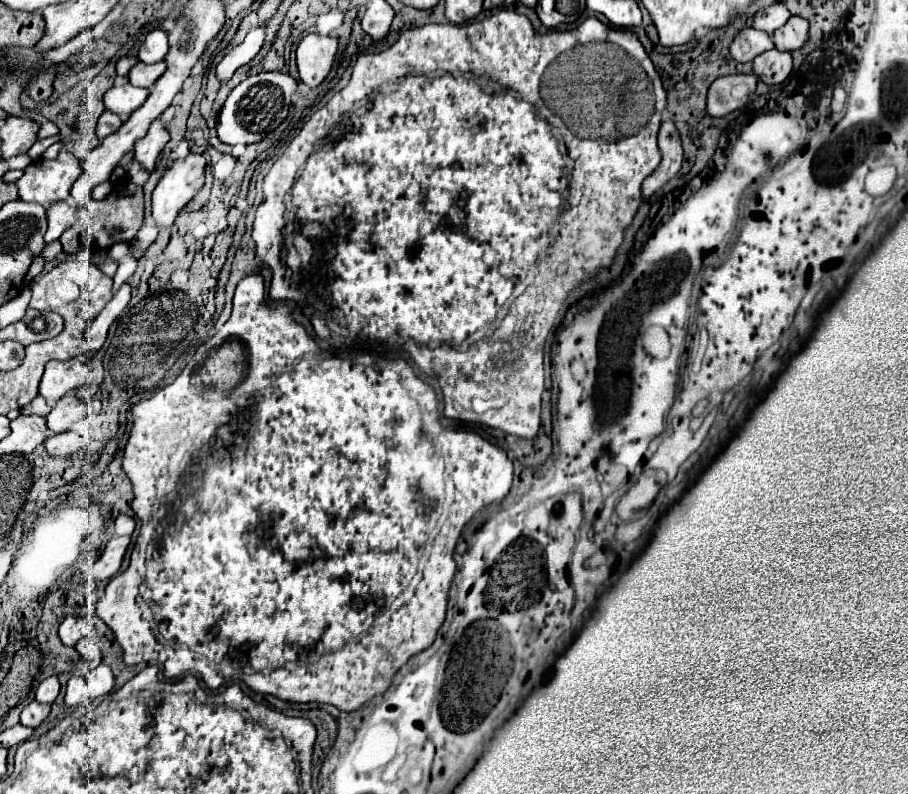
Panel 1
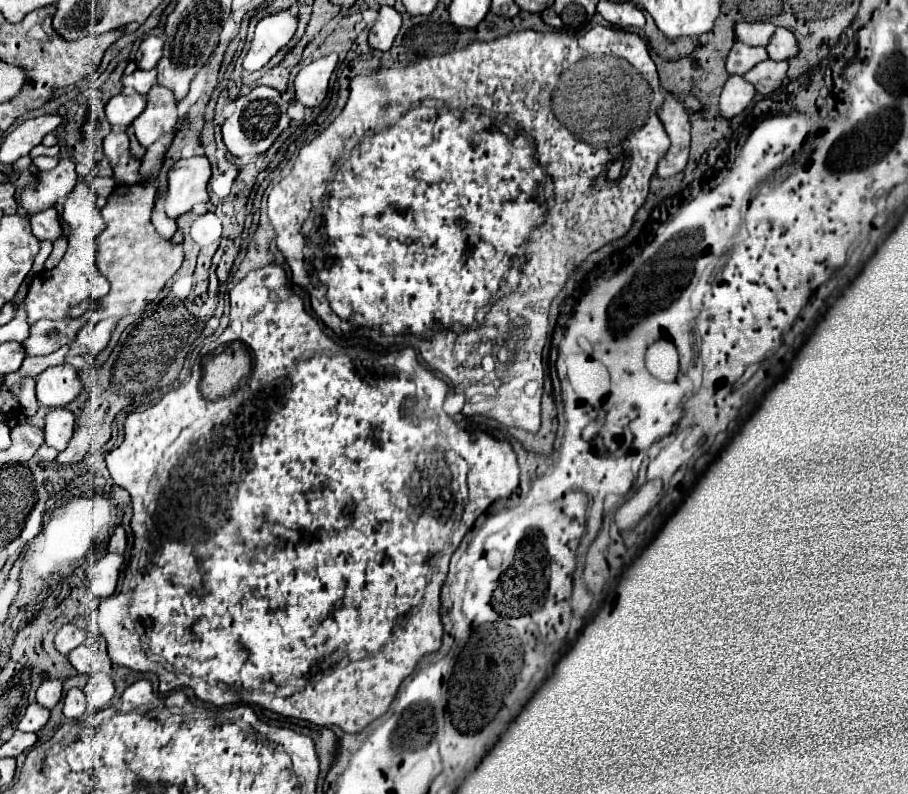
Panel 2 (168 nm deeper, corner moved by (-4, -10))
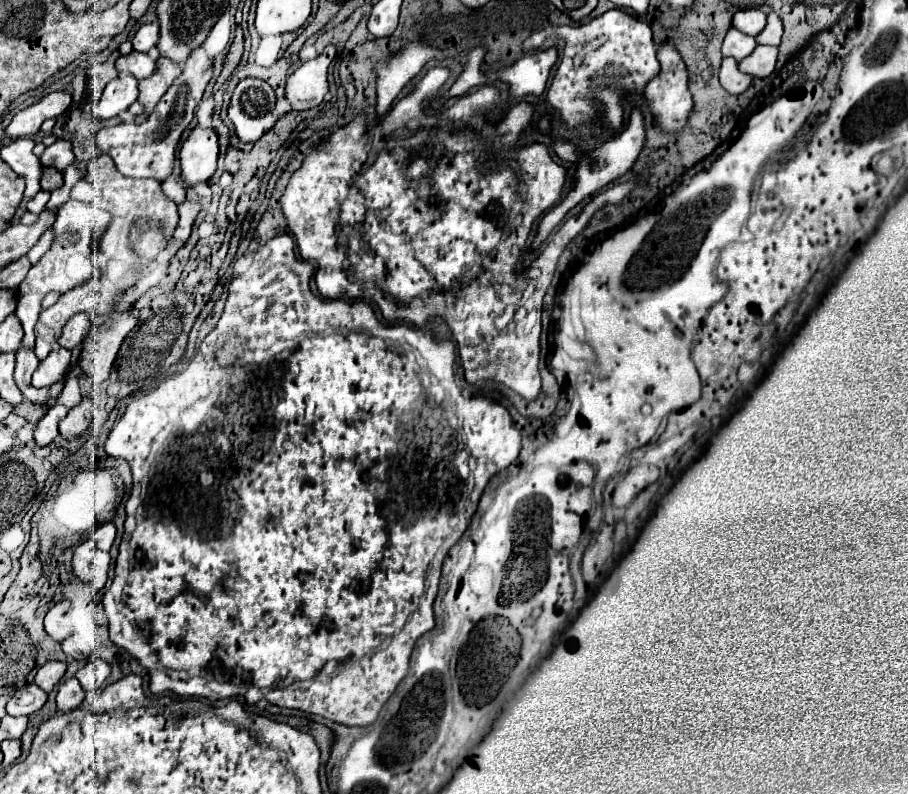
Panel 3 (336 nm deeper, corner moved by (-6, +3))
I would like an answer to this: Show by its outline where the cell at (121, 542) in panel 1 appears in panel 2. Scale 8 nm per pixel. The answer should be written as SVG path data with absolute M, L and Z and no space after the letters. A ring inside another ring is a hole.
M106 554L98 558L92 566L88 566L86 578L92 584L98 598L108 598L114 594L122 560L124 558L118 554Z

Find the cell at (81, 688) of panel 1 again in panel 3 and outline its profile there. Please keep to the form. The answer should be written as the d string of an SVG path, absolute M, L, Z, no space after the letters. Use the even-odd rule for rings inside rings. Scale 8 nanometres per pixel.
M76 677L66 679L56 695L56 705L60 711L74 711L78 707L82 707L84 701L84 689L80 685L80 681L76 681Z

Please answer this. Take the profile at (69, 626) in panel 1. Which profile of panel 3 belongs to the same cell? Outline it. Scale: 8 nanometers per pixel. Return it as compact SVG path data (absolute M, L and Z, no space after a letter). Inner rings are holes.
M62 601L62 603L56 603L44 619L46 633L54 641L64 641L68 635L72 635L72 623L70 623L68 611L70 611L70 601Z

